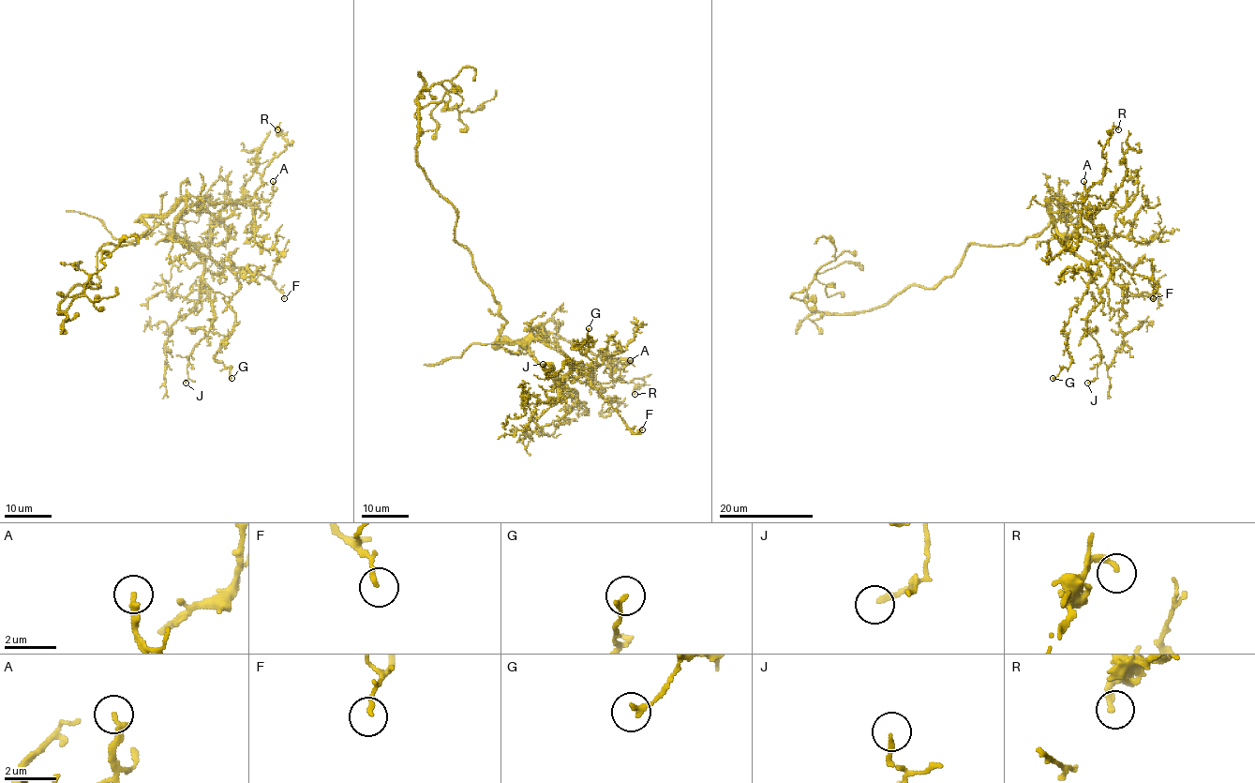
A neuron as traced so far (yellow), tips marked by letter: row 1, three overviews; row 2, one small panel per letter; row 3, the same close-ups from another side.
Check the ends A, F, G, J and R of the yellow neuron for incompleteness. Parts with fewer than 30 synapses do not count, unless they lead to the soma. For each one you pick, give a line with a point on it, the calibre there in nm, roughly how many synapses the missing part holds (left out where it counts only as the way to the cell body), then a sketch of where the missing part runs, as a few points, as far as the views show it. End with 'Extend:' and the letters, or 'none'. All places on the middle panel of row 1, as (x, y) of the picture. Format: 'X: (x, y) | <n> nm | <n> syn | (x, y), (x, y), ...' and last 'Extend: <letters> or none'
Extend: none

